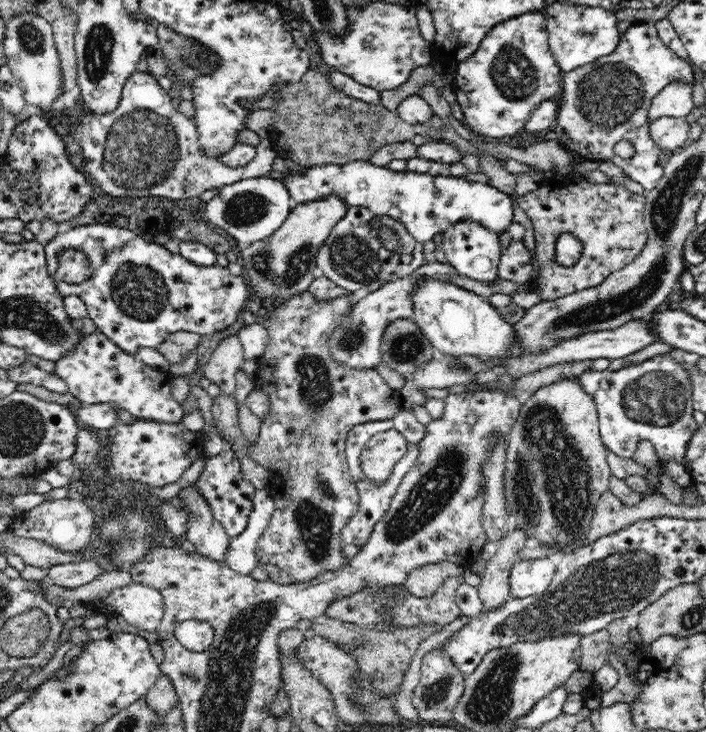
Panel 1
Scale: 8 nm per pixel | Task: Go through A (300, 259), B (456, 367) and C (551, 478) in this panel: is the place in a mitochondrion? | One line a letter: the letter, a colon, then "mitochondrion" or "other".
A: mitochondrion
B: mitochondrion
C: mitochondrion

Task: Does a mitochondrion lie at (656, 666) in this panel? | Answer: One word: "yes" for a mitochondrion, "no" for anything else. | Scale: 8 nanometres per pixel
no

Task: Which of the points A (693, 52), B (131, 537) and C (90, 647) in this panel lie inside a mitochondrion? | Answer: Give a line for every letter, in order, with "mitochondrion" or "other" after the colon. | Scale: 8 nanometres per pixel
A: other
B: mitochondrion
C: other

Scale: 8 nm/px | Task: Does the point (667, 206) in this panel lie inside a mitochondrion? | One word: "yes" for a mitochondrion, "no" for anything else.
yes

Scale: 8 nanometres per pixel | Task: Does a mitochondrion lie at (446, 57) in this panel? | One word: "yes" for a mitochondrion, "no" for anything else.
no

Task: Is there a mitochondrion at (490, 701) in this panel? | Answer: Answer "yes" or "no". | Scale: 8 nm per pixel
yes

